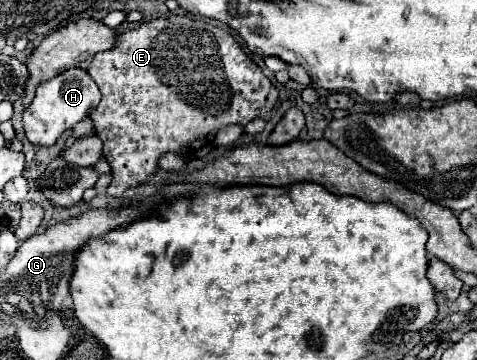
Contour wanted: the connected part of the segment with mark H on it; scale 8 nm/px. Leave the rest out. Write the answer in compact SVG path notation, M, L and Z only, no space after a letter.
M82 68L64 70L62 74L54 76L52 80L42 82L36 88L34 100L24 110L22 128L24 128L26 140L34 146L52 146L52 144L56 144L56 140L66 130L74 128L74 124L78 124L80 120L90 116L92 110L96 110L98 102L100 102L100 90L98 90L96 82L90 78L90 74L86 70L82 70Z

